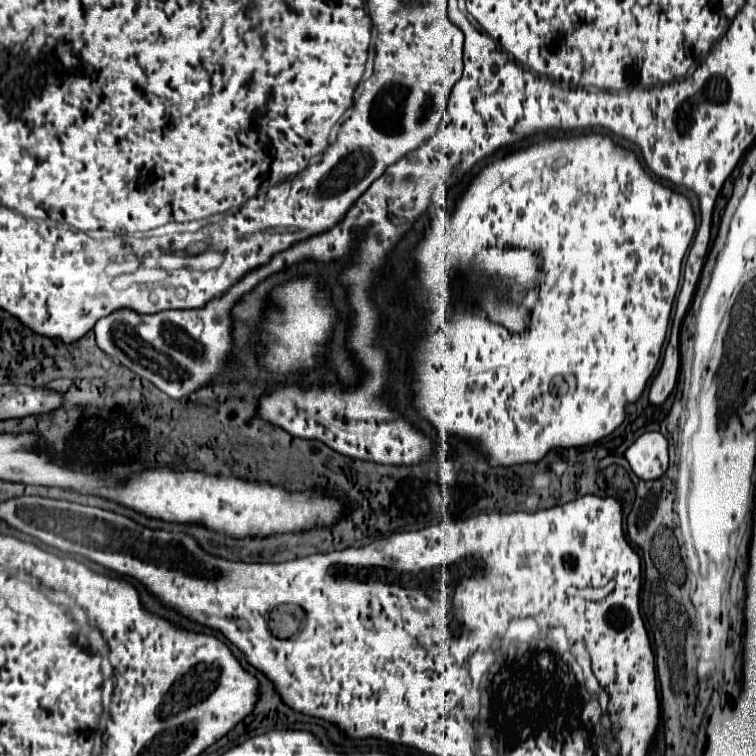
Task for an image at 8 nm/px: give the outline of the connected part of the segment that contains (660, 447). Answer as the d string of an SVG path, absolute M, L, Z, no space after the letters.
M644 432L624 456L638 478L656 480L668 468L668 440L660 432Z

